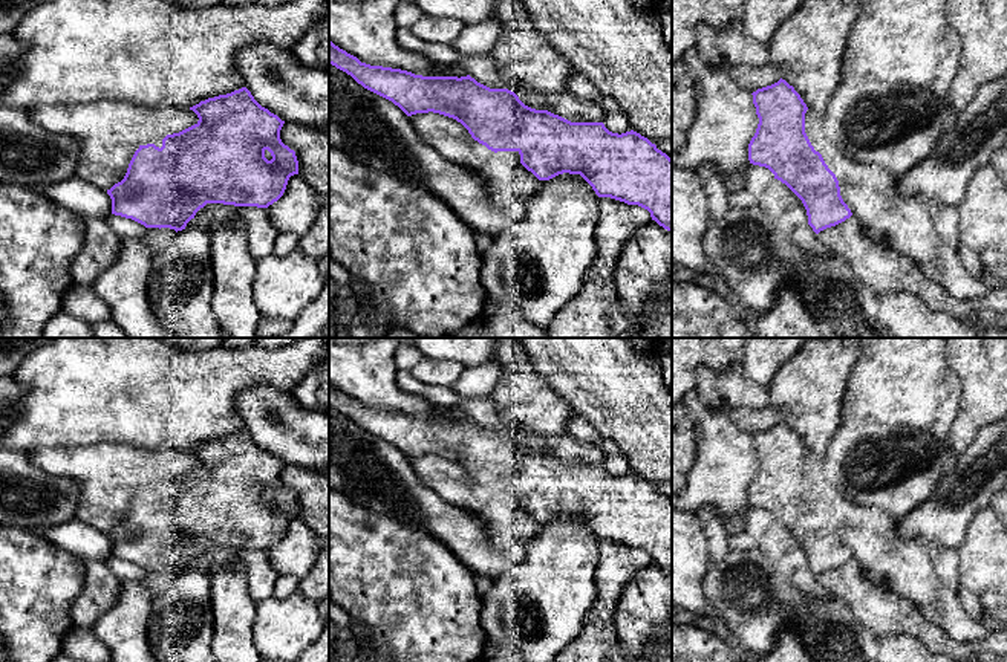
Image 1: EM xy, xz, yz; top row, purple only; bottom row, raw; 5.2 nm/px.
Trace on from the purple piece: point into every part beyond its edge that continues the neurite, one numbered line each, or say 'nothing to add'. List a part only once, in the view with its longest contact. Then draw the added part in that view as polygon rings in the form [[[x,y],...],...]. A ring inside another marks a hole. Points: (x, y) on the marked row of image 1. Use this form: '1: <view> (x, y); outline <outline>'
1: yz (811, 116); outline [[[808,109],[807,113],[805,113],[805,133],[811,142],[811,145],[814,147],[816,151],[819,151],[825,161],[825,164],[828,165],[828,168],[833,171],[831,168],[831,161],[829,161],[829,156],[826,154],[826,148],[831,147],[833,150],[837,151],[837,148],[825,138],[823,135],[823,139],[822,141],[816,141],[811,133],[810,133],[810,128],[813,125],[819,125],[822,133],[823,133],[823,116],[817,112],[817,110],[811,110]],[[837,151],[839,153],[839,151]],[[839,153],[840,154],[840,153]],[[833,171],[834,173],[834,171]]]

